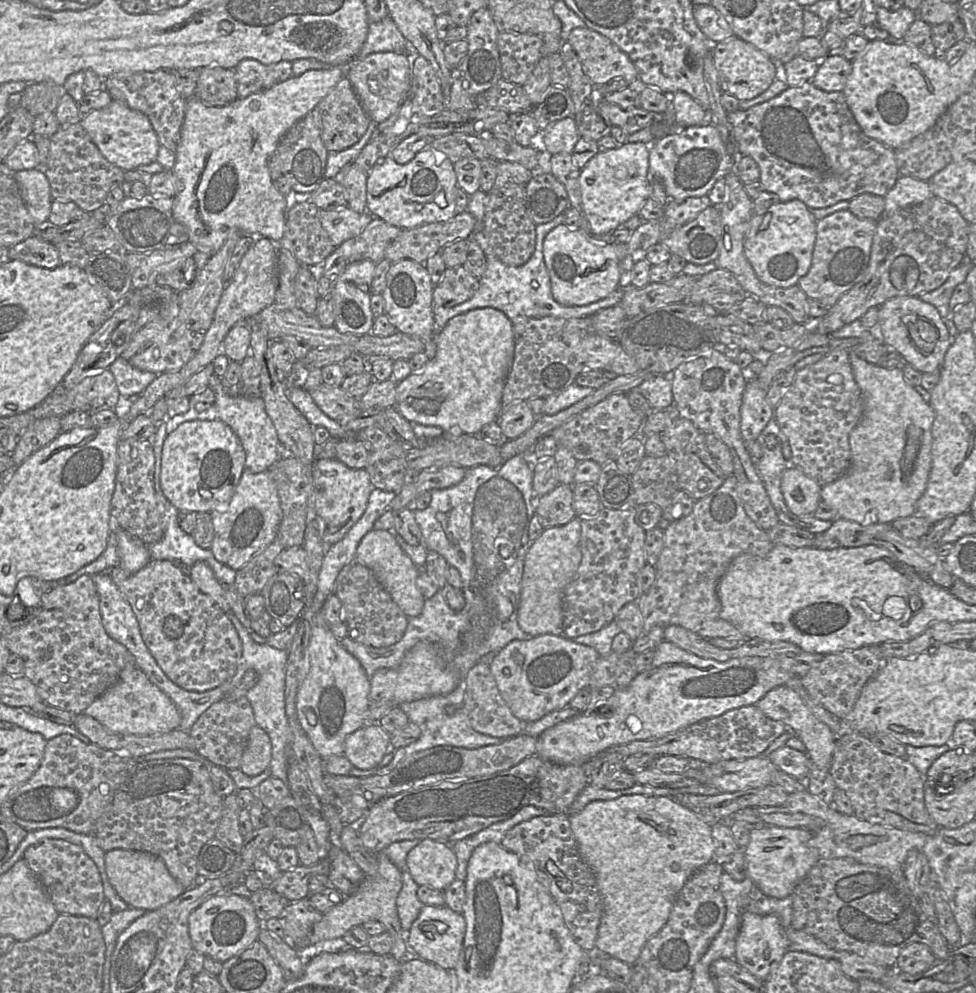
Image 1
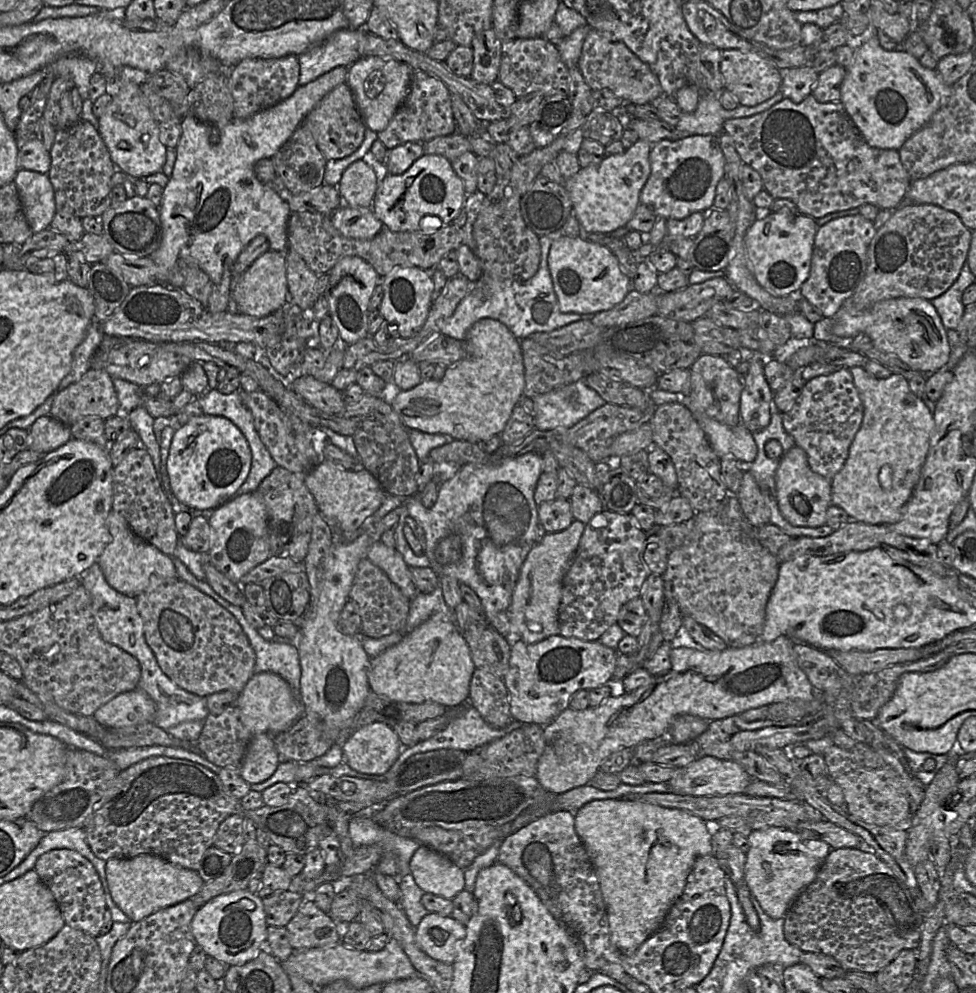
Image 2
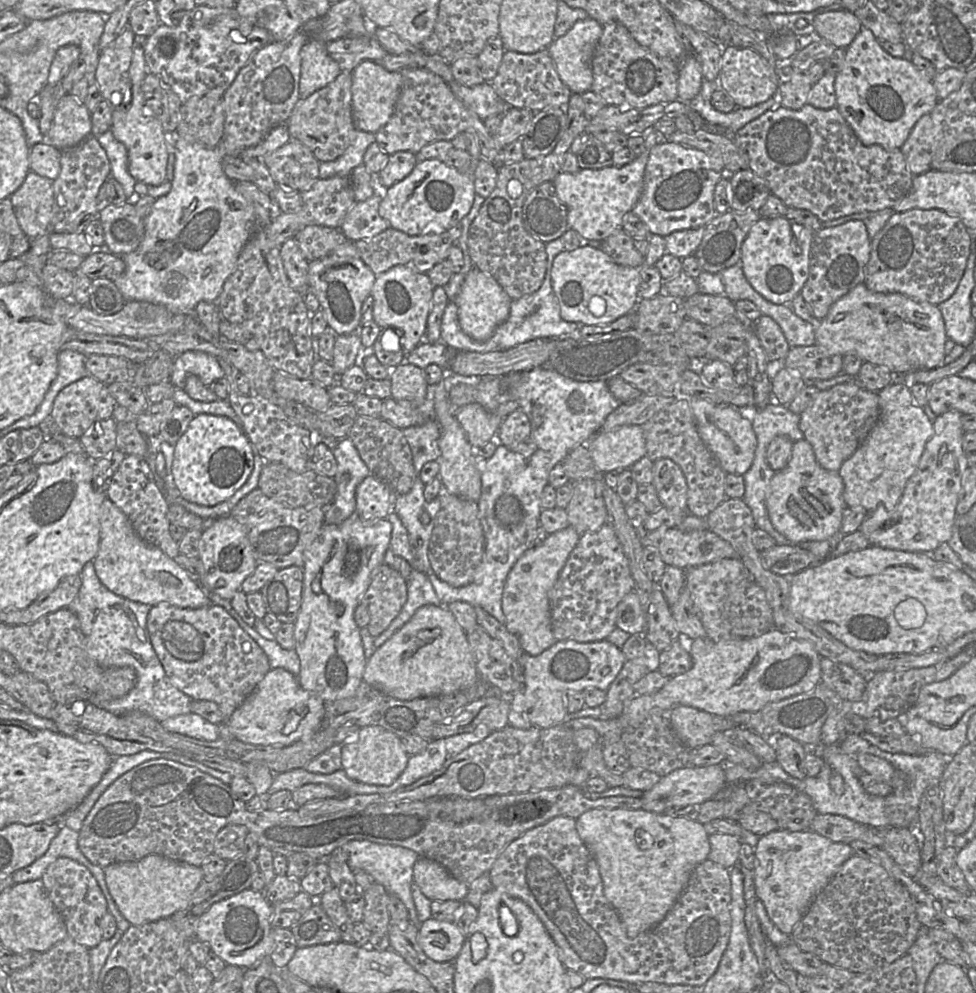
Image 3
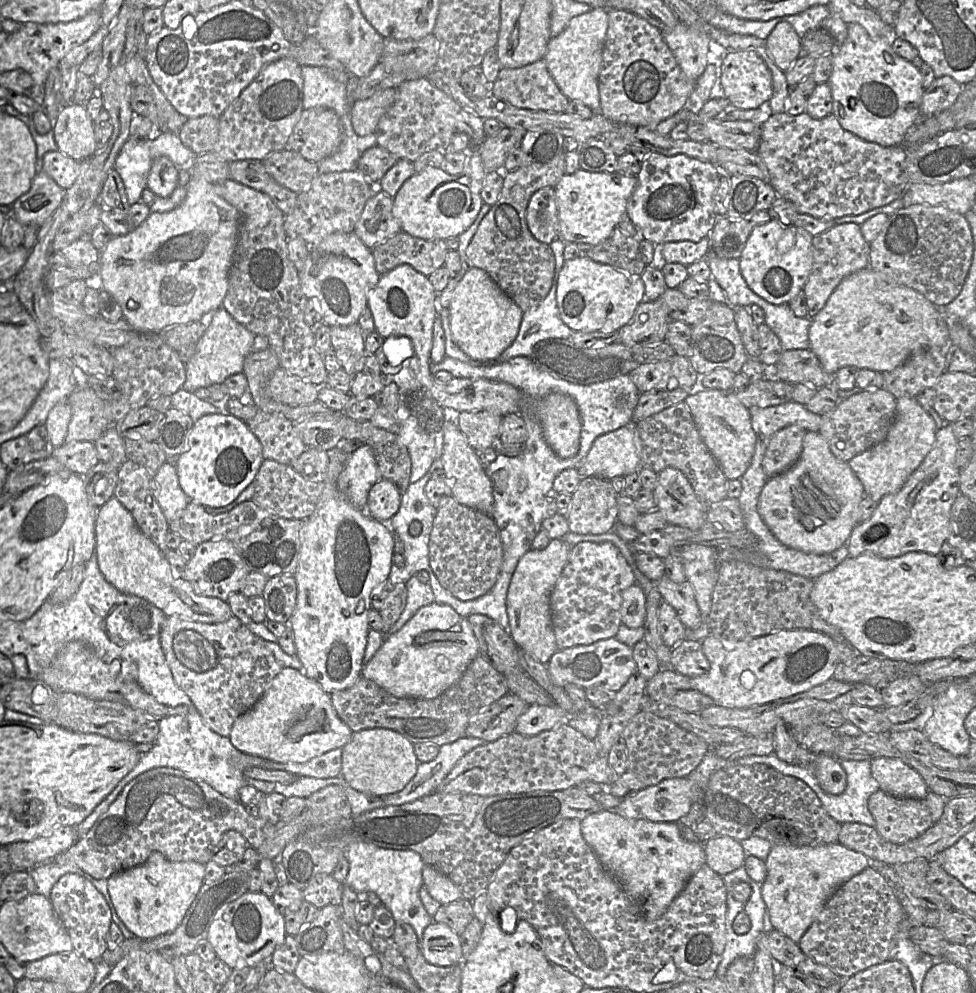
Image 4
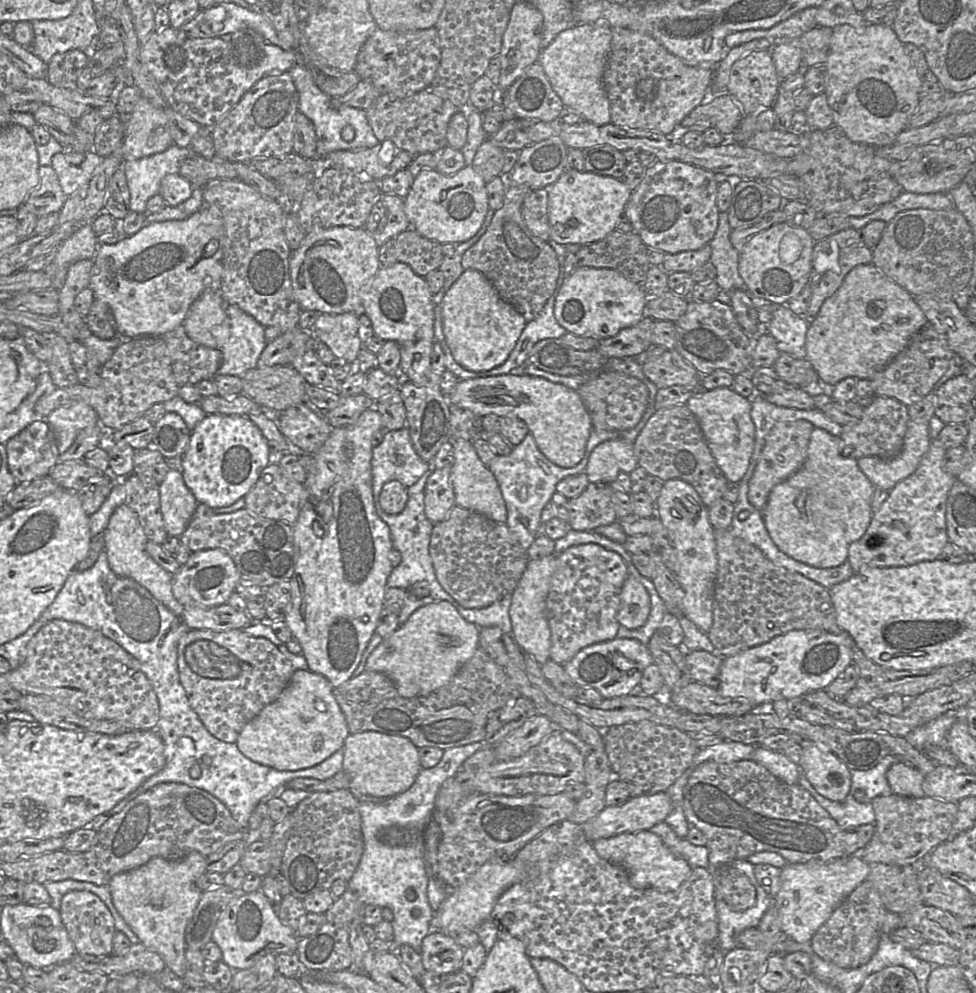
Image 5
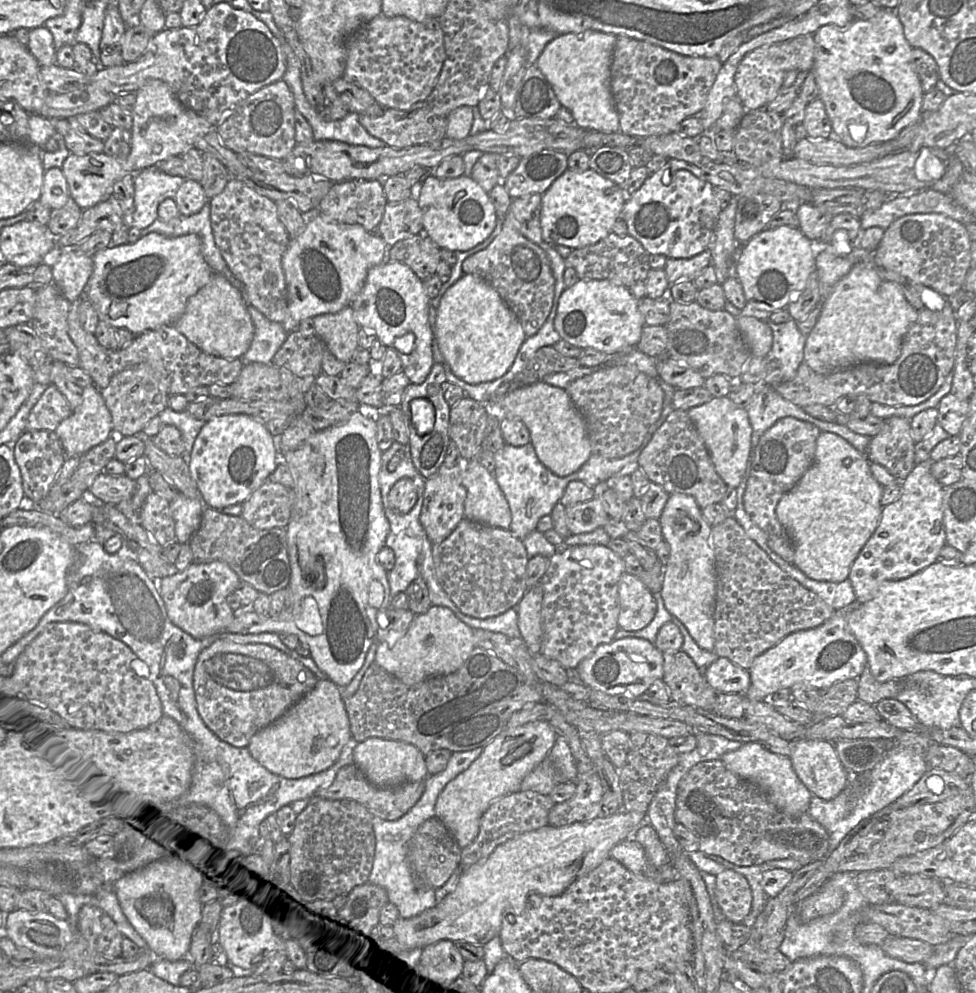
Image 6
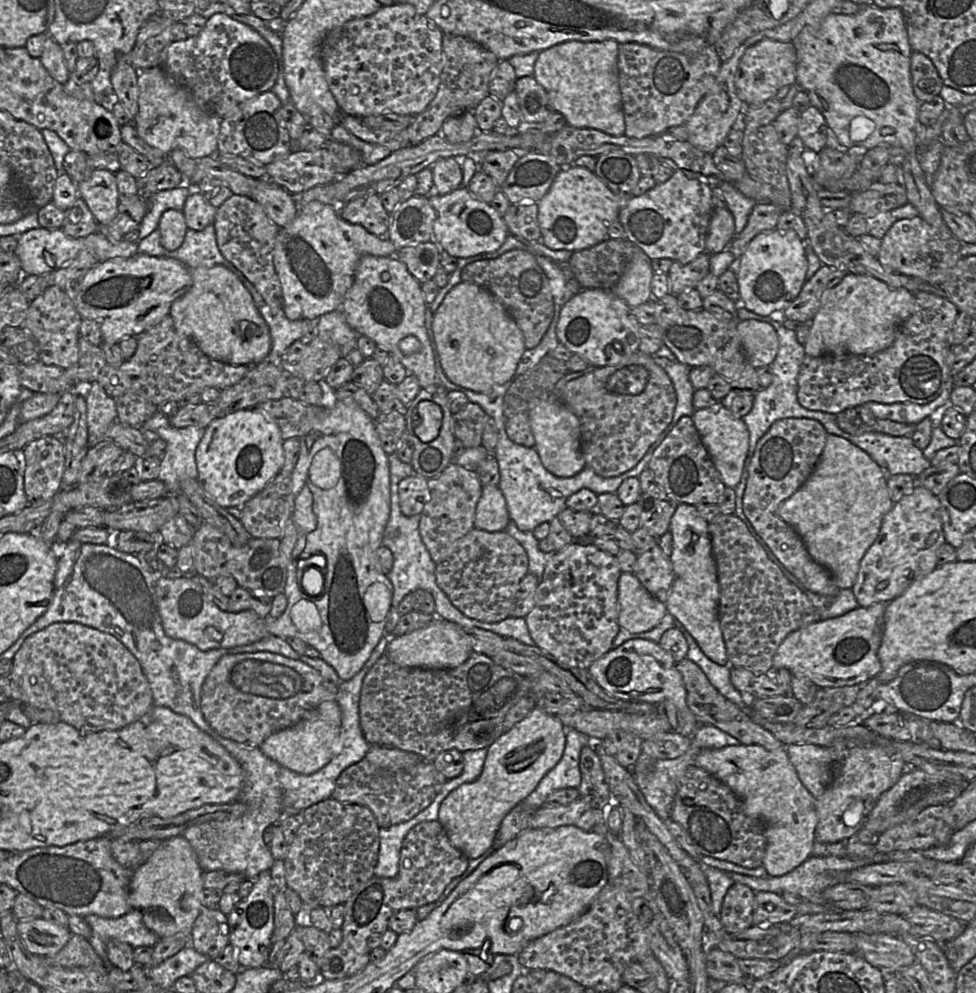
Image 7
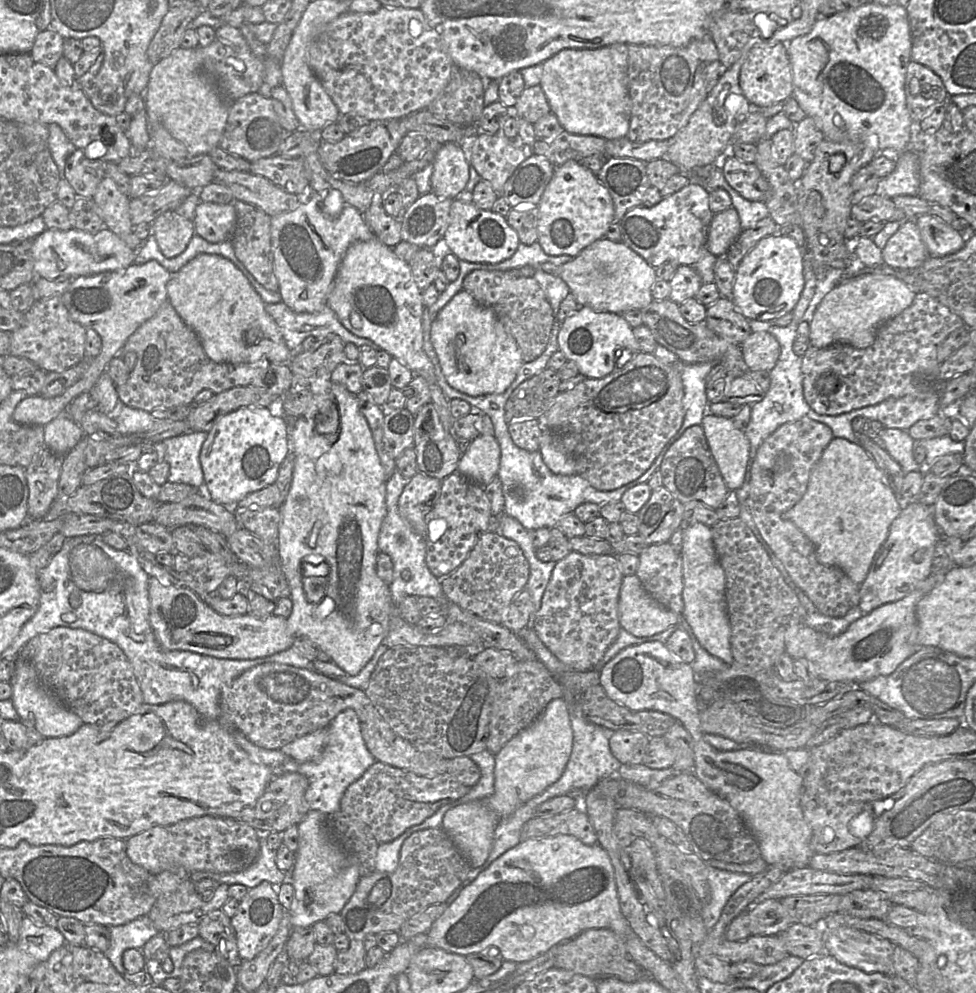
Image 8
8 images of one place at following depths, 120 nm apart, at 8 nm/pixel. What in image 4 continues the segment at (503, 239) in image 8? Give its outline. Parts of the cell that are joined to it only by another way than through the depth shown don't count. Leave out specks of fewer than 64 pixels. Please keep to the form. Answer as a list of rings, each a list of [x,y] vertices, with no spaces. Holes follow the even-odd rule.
[[[470,138],[469,145],[463,152],[466,152],[467,159],[462,172],[452,175],[441,168],[427,166],[403,183],[393,197],[392,208],[392,214],[399,222],[401,231],[425,240],[440,240],[459,237],[473,224],[484,203],[481,198],[481,190],[484,184],[485,169],[479,150],[470,147]]]

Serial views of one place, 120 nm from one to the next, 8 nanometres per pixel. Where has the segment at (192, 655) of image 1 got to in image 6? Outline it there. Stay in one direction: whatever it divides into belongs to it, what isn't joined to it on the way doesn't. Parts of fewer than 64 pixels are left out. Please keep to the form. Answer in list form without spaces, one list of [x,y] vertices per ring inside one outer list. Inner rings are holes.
[[[222,639],[199,654],[193,673],[193,690],[200,718],[217,738],[239,748],[247,747],[254,734],[280,718],[317,682],[318,678],[308,668],[272,646],[238,644]]]

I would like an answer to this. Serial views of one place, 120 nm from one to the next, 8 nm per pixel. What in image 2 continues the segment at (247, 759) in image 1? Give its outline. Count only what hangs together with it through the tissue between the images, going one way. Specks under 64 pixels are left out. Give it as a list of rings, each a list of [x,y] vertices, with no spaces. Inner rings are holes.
[[[268,733],[252,736],[239,773],[249,784],[261,783],[270,778],[279,765],[274,737]]]

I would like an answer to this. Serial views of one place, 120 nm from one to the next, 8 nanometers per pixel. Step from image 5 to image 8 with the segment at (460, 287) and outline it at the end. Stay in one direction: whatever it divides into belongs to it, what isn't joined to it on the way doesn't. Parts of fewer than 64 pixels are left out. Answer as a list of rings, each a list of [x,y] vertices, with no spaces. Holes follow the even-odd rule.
[[[462,289],[439,311],[431,325],[431,342],[437,353],[443,375],[448,384],[457,391],[469,396],[502,394],[515,380],[524,363],[522,353],[515,339],[506,330],[495,312],[477,302]]]

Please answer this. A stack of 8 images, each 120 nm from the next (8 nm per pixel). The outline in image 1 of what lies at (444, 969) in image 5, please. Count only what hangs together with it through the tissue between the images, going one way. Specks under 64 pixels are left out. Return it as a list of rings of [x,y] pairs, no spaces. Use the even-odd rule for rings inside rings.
[[[424,905],[419,916],[407,932],[407,945],[410,956],[436,963],[442,968],[453,971],[458,963],[466,931],[464,915],[448,906]]]

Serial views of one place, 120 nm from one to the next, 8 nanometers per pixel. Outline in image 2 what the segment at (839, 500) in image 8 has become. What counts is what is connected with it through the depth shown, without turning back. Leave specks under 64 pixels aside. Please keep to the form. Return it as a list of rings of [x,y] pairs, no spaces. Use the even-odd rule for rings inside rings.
[[[794,446],[783,454],[776,471],[775,484],[779,511],[790,524],[804,527],[825,525],[827,509],[832,505],[831,480],[811,470],[802,448]]]

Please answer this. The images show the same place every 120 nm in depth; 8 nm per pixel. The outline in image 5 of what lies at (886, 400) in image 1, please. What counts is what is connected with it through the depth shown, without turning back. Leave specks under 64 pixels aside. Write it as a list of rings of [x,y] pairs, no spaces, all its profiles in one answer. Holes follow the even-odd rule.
[[[910,419],[907,423],[903,449],[897,457],[889,460],[876,456],[862,457],[857,459],[858,466],[876,488],[890,491],[898,482],[915,472],[923,456],[928,452],[930,444],[929,424],[917,423]]]

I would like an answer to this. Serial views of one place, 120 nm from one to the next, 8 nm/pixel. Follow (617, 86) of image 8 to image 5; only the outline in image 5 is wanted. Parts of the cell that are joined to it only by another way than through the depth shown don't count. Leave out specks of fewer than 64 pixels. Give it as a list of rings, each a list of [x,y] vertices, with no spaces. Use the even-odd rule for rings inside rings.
[[[606,20],[574,24],[560,32],[538,57],[538,63],[563,105],[575,109],[583,120],[597,126],[611,123],[610,103],[603,84],[612,41],[611,29]]]

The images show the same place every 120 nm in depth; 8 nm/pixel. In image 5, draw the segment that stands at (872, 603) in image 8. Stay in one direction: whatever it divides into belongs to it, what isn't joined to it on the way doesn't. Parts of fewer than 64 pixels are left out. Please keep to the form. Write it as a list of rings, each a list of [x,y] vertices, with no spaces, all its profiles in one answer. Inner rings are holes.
[[[938,438],[931,440],[928,452],[907,478],[889,491],[880,509],[873,513],[865,534],[848,548],[848,561],[854,573],[862,566],[873,568],[910,566],[938,559],[949,542],[946,511],[949,492],[956,478],[944,470],[947,449]]]

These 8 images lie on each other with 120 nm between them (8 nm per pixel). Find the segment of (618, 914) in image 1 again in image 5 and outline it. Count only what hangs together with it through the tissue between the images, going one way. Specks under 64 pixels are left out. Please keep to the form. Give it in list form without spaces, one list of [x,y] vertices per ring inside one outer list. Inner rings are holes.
[[[650,830],[601,838],[592,842],[592,846],[602,859],[623,867],[631,885],[636,889],[674,891],[689,877],[693,869],[683,857],[671,852],[662,839]]]

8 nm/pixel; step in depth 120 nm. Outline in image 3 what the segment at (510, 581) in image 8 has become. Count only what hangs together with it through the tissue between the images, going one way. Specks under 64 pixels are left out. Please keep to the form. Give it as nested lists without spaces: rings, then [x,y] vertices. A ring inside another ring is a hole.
[[[443,484],[437,499],[440,509],[434,518],[434,529],[428,548],[429,562],[441,580],[450,586],[462,587],[473,581],[475,570],[484,555],[485,538],[478,517],[478,505],[477,502],[451,494]]]

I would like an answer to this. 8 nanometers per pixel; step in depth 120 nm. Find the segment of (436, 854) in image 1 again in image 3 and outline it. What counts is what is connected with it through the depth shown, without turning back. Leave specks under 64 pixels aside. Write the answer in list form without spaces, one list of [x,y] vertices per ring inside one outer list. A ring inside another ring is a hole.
[[[419,856],[413,867],[413,879],[430,900],[465,901],[469,887],[456,879],[435,860]]]

